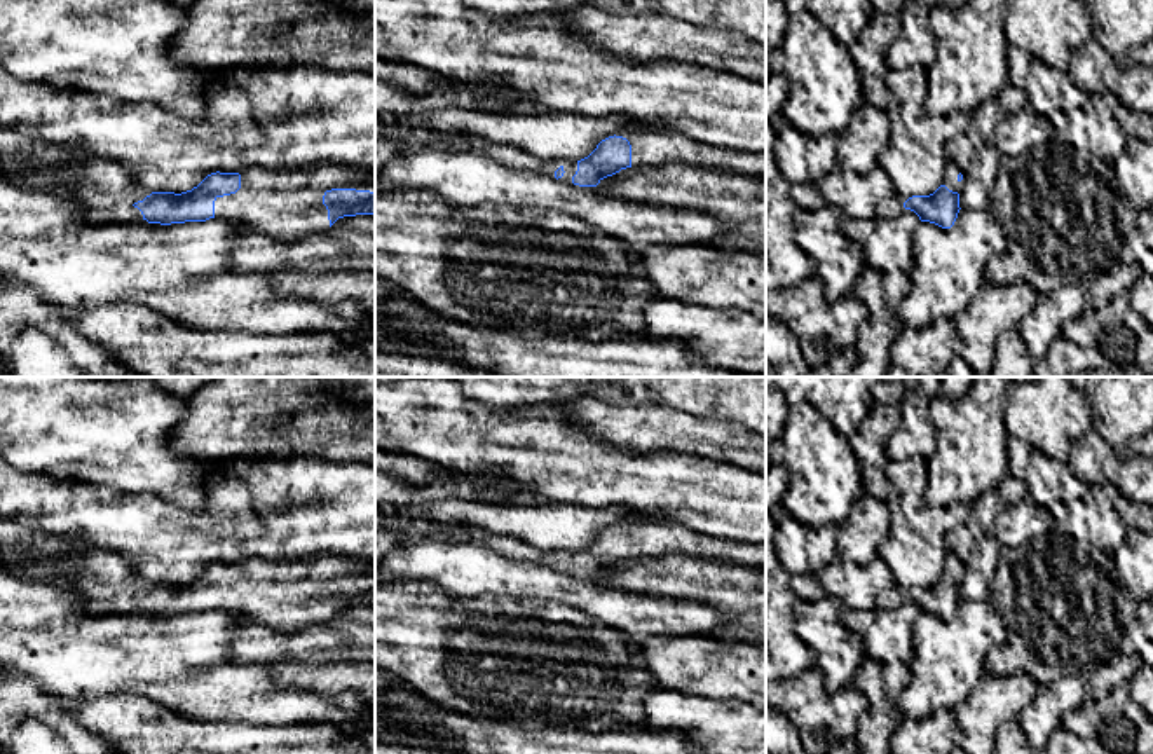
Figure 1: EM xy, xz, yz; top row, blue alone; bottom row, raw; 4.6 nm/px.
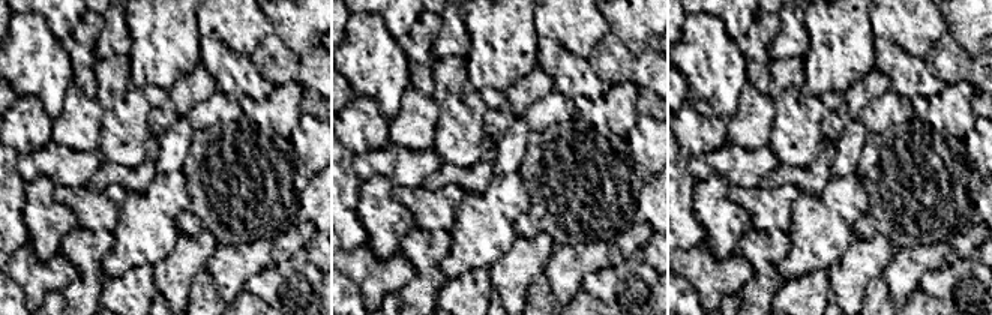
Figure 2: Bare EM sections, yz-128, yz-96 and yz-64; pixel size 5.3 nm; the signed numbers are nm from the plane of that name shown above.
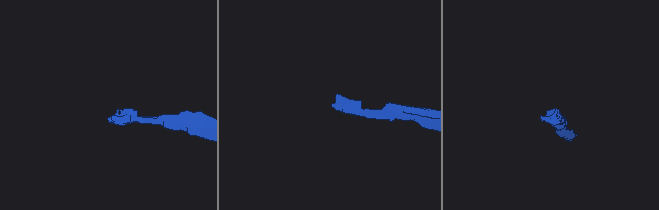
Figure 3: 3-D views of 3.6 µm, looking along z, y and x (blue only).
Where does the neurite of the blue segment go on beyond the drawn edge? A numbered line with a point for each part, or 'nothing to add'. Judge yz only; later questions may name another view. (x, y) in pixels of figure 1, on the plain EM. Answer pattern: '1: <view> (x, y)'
1: yz (951, 561)

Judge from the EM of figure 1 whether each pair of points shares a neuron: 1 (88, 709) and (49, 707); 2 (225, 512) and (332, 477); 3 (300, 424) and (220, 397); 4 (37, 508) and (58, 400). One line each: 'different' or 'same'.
1: different
2: same
3: same
4: different

